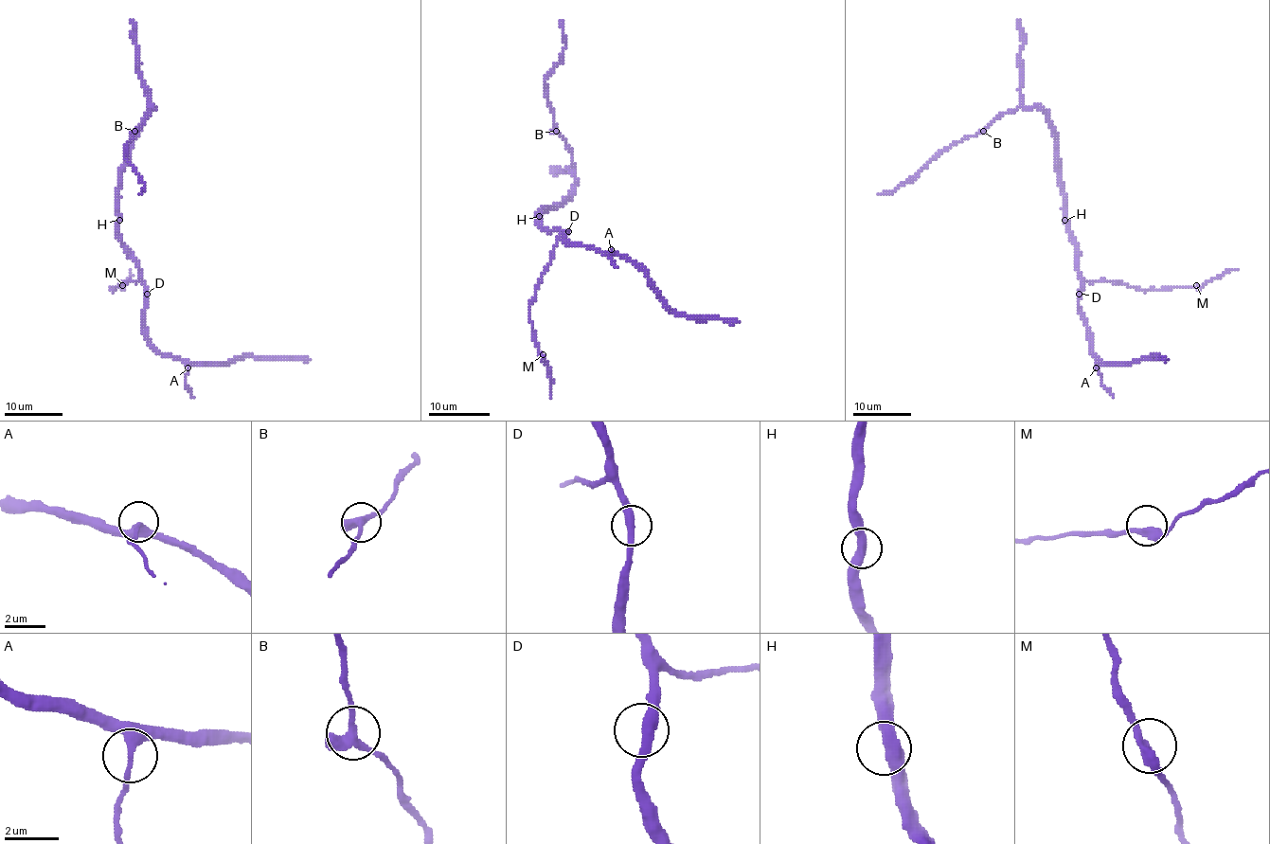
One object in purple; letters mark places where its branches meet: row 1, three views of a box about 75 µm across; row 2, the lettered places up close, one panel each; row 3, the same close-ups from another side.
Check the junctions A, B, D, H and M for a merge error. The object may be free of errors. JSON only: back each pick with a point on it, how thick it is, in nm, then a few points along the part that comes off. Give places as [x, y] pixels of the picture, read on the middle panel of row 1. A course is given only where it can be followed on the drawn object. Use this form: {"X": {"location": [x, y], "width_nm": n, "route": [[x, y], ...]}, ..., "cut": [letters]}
{"cut": []}

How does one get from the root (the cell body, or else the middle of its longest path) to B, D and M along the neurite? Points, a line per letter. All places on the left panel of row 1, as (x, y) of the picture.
B: (117, 220), (117, 188), (127, 147), (152, 106), (145, 120), (135, 131)
D: (117, 220), (117, 237), (125, 245), (125, 253), (135, 263), (147, 294)
M: (117, 220), (117, 237), (139, 272), (138, 280), (130, 280), (114, 291), (111, 289), (122, 285)

